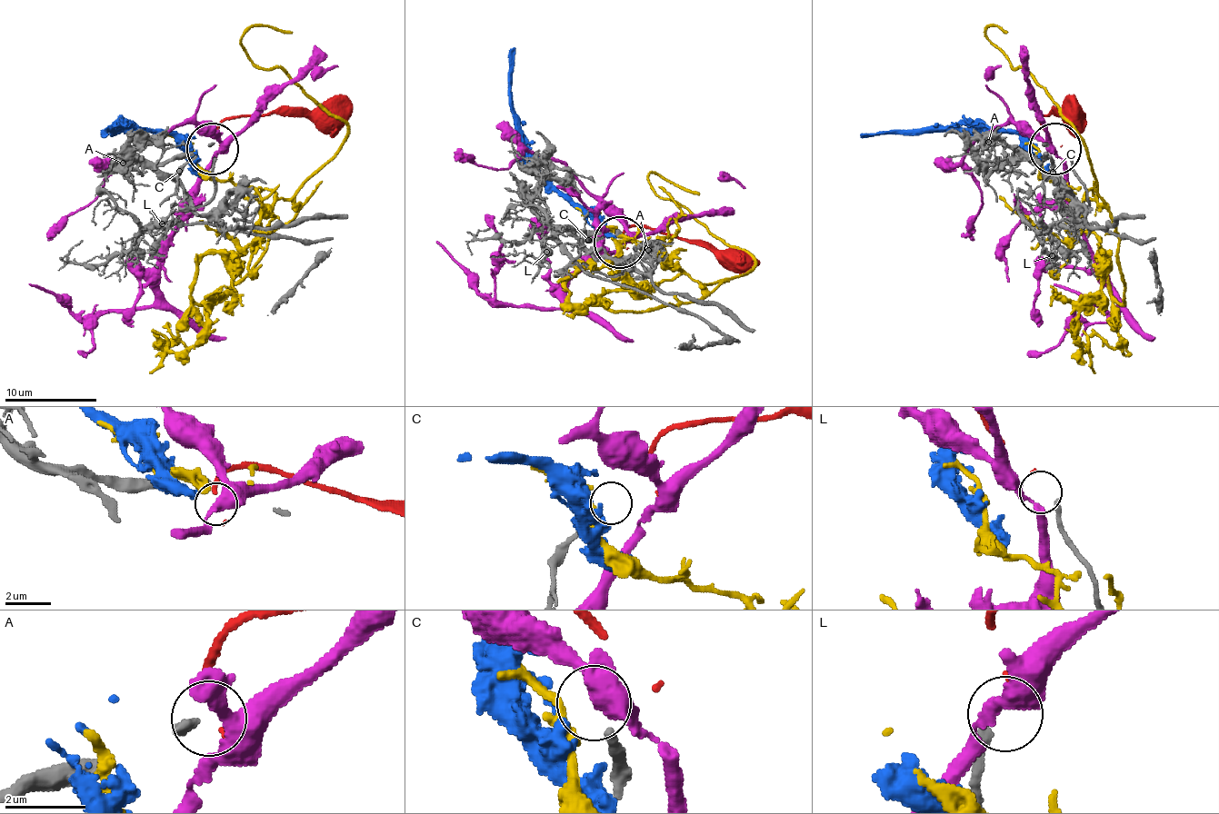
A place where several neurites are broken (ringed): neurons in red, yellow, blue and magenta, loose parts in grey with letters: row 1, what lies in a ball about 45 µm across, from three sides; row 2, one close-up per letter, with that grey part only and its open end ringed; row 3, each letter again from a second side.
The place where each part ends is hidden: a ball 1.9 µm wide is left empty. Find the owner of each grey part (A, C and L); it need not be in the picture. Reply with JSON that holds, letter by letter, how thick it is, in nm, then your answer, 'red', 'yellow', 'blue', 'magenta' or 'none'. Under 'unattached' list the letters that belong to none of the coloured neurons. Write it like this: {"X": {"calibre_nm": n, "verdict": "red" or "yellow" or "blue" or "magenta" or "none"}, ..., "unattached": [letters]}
{"A": {"calibre_nm": 280, "verdict": "none"}, "C": {"calibre_nm": 240, "verdict": "none"}, "L": {"calibre_nm": 240, "verdict": "red"}, "unattached": ["A", "C"]}

